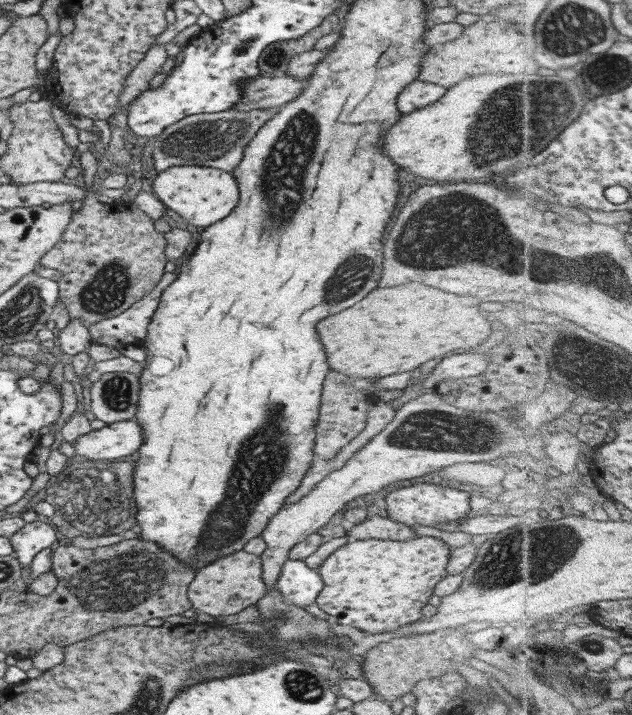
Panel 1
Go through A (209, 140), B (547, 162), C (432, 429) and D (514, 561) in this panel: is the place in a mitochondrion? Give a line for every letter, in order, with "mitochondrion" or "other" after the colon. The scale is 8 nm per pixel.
A: mitochondrion
B: mitochondrion
C: mitochondrion
D: mitochondrion

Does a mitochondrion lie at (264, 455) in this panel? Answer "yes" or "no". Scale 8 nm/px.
yes

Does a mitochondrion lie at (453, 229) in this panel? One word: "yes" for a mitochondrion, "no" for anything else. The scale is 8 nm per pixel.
yes

